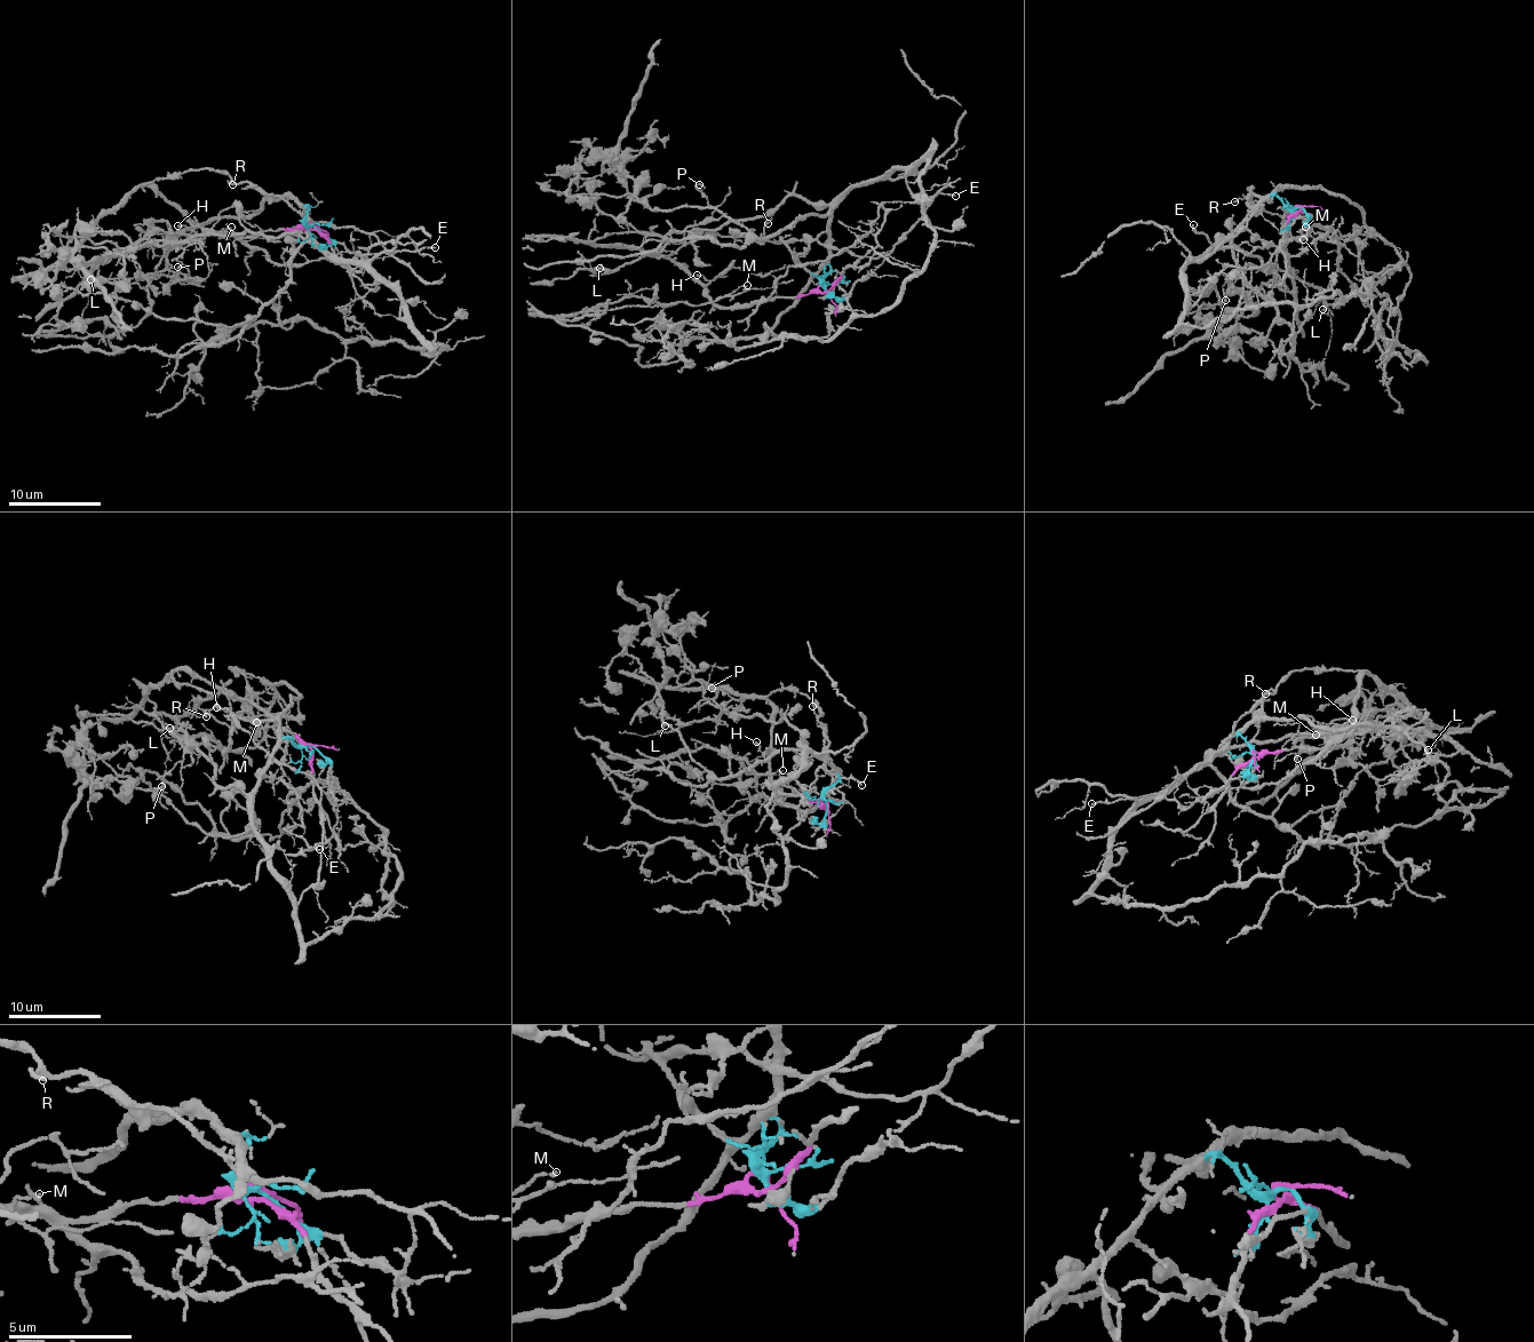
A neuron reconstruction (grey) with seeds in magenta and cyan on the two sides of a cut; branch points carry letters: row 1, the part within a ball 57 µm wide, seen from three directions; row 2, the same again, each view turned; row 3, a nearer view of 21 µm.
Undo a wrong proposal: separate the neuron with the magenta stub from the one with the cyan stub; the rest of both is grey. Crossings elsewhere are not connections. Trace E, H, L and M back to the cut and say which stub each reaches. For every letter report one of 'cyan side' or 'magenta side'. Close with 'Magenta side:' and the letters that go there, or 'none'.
E: magenta side
H: magenta side
L: cyan side
M: magenta side
Magenta side: E, H, M

